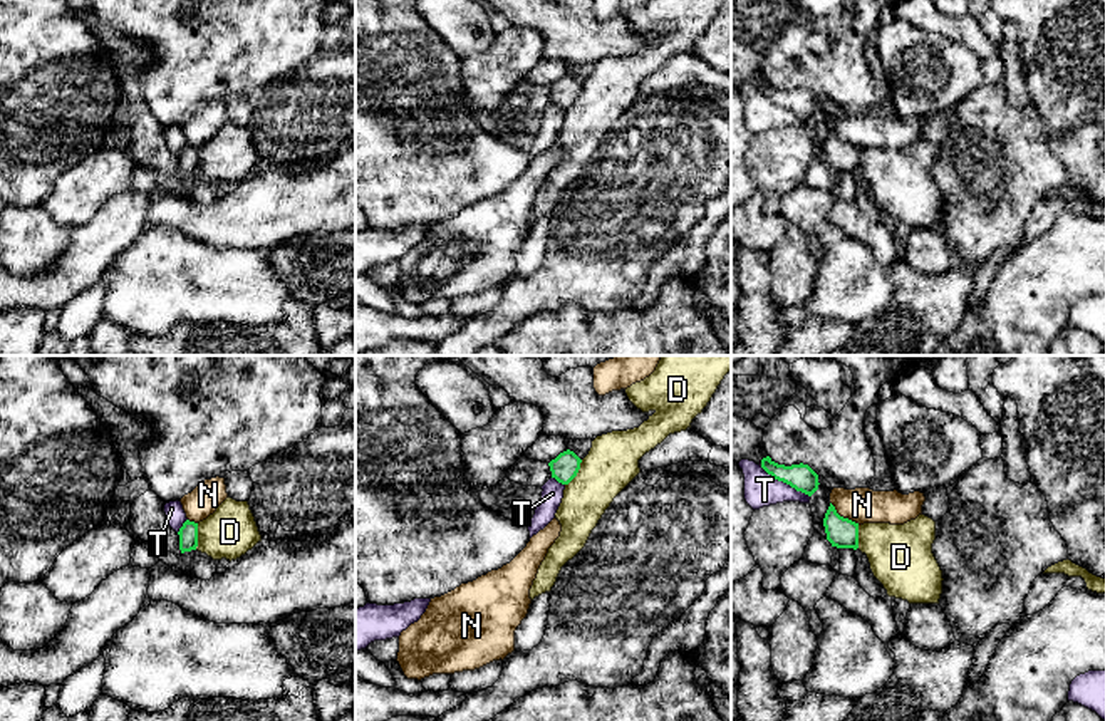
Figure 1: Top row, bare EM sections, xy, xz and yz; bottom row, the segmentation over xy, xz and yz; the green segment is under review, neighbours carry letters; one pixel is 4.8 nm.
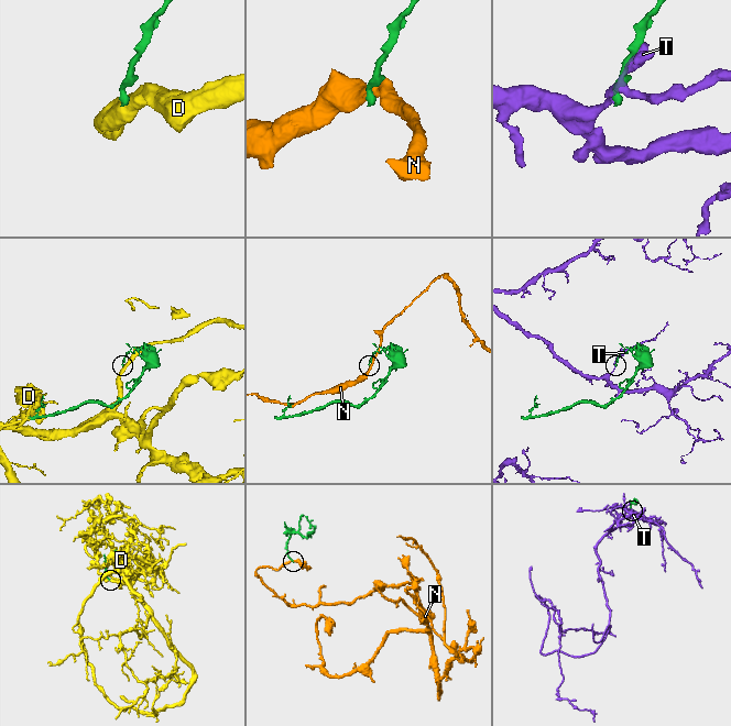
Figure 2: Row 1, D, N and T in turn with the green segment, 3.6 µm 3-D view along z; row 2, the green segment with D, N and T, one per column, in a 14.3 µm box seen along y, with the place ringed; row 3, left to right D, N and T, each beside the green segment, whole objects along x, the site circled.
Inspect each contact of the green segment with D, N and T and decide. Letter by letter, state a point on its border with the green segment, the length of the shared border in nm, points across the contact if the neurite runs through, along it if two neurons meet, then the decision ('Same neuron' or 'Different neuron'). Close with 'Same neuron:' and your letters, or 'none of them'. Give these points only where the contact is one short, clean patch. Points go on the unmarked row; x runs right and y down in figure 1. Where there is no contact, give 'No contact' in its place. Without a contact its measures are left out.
D: Touches green at xz (577, 96). Shared border 150 nm. Same neuron
N: Touches green at yz (842, 141). Shared border 180 nm. Different neuron
T: Touches green at yz (785, 106). Shared border 280 nm. Different neuron
Same neuron: D

